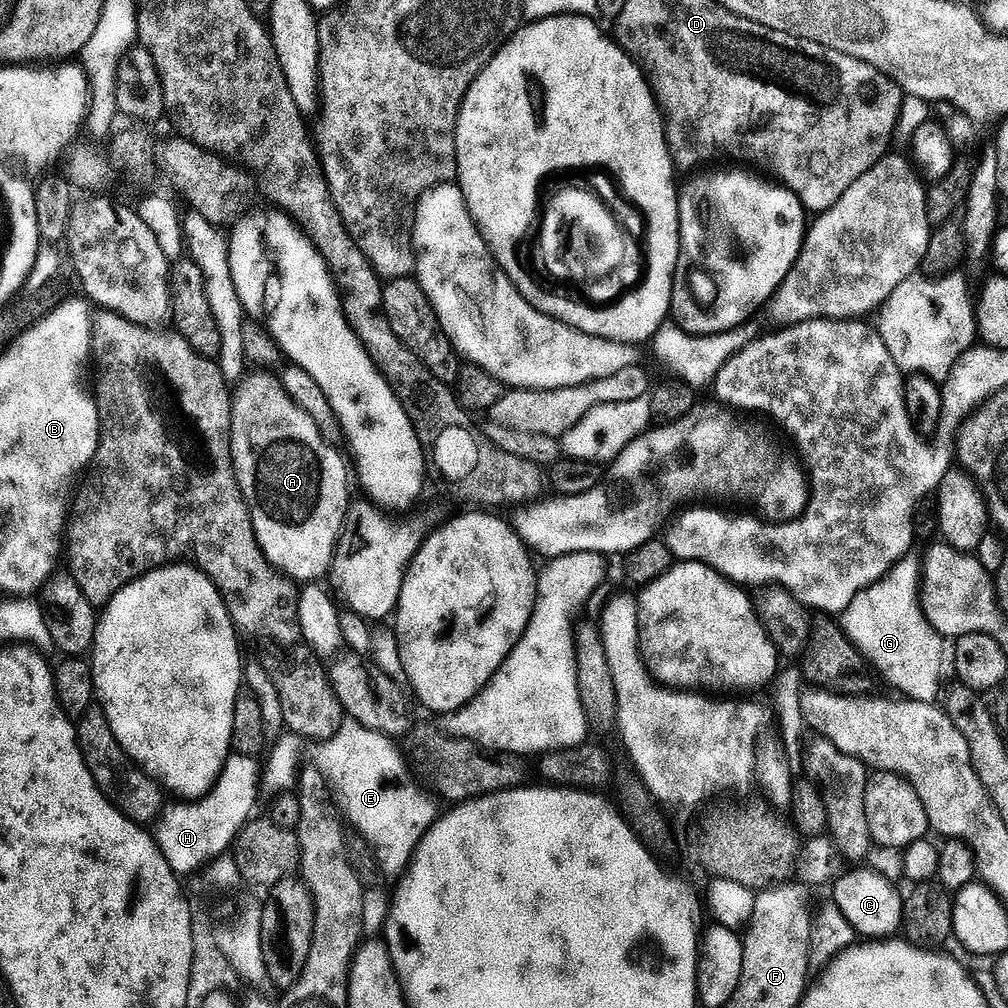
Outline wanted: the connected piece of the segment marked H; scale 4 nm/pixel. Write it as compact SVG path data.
M229 755L216 784L205 796L191 802L169 803L159 814L154 824L156 844L178 874L186 876L202 864L211 865L235 843L241 828L255 813L256 788L258 792L262 780L261 765L256 763L254 756Z

